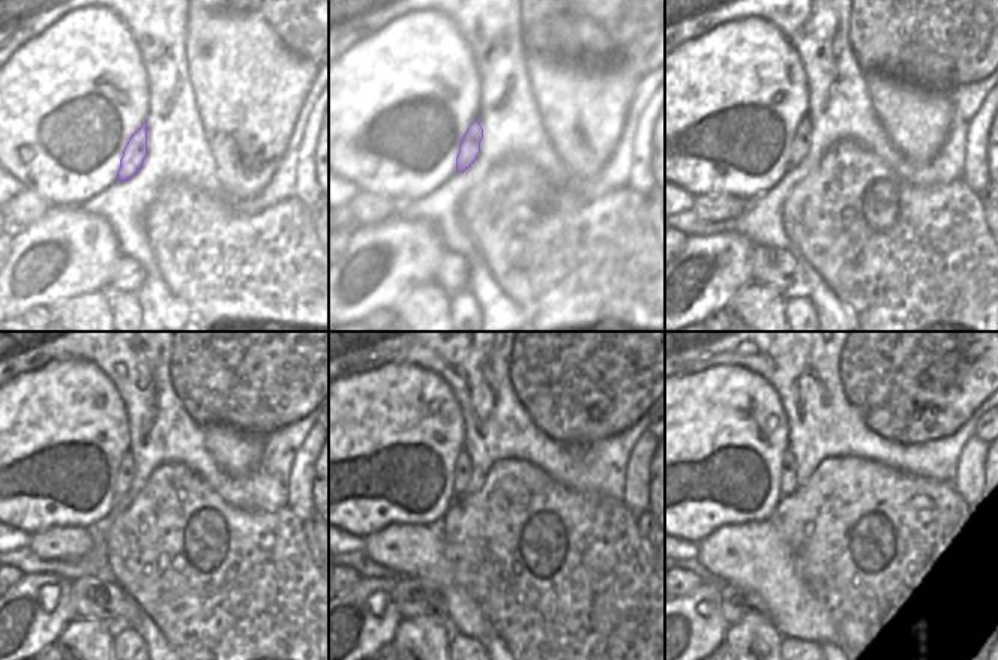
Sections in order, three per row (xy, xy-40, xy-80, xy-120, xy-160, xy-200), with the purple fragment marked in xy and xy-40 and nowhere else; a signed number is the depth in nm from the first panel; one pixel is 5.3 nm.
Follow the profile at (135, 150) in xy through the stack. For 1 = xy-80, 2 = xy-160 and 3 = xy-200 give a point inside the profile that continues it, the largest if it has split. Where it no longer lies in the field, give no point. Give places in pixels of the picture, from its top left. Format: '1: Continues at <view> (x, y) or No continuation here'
1: Continues at xy-80 (800, 144)
2: Continues at xy-160 (462, 467)
3: Continues at xy-200 (788, 485).

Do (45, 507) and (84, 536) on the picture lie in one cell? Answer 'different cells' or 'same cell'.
different cells

